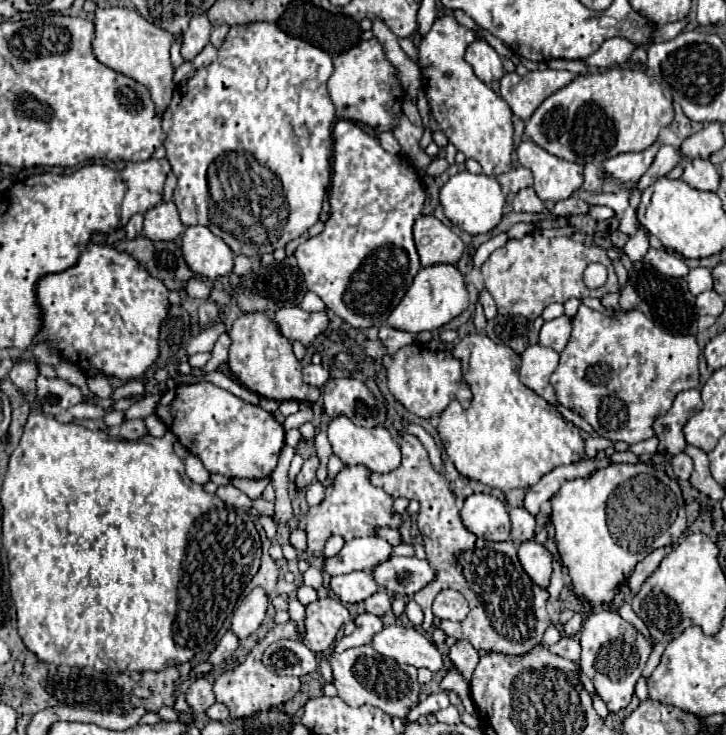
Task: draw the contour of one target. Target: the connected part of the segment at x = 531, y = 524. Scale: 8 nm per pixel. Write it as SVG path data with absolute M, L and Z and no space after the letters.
M510 507L510 519L512 519L512 533L510 533L510 539L520 543L520 541L528 541L532 539L534 535L534 529L536 529L536 521L534 517L522 509L522 507Z

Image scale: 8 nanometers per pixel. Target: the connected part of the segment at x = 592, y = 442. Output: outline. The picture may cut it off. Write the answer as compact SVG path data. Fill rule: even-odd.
M590 437L585 440L585 455L582 460L587 460L596 457L597 452L613 447L614 442L604 437Z

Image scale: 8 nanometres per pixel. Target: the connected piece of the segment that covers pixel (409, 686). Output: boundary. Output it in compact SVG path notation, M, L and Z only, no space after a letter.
M370 645L346 649L344 653L332 653L330 665L336 679L338 697L350 707L374 705L388 713L390 717L404 719L408 711L418 703L420 685L416 681L416 669L410 665L400 665L394 659L386 659L380 655L380 663L376 661L376 651Z

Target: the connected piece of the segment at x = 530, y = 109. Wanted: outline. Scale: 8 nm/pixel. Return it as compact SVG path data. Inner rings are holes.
M554 69L530 71L526 77L520 77L518 73L506 73L500 79L500 95L506 99L512 113L526 121L546 97L562 89L574 77L576 73Z

